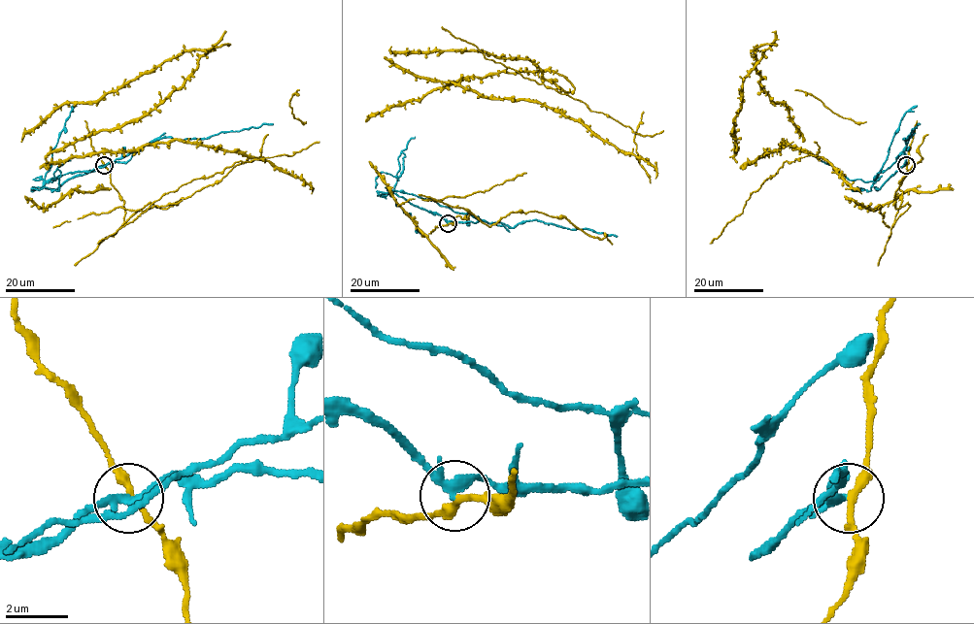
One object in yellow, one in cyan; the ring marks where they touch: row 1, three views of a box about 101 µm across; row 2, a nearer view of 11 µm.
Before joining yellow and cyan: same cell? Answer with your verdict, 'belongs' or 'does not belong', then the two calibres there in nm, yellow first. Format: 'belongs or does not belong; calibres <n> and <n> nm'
does not belong; calibres 220 and 200 nm

